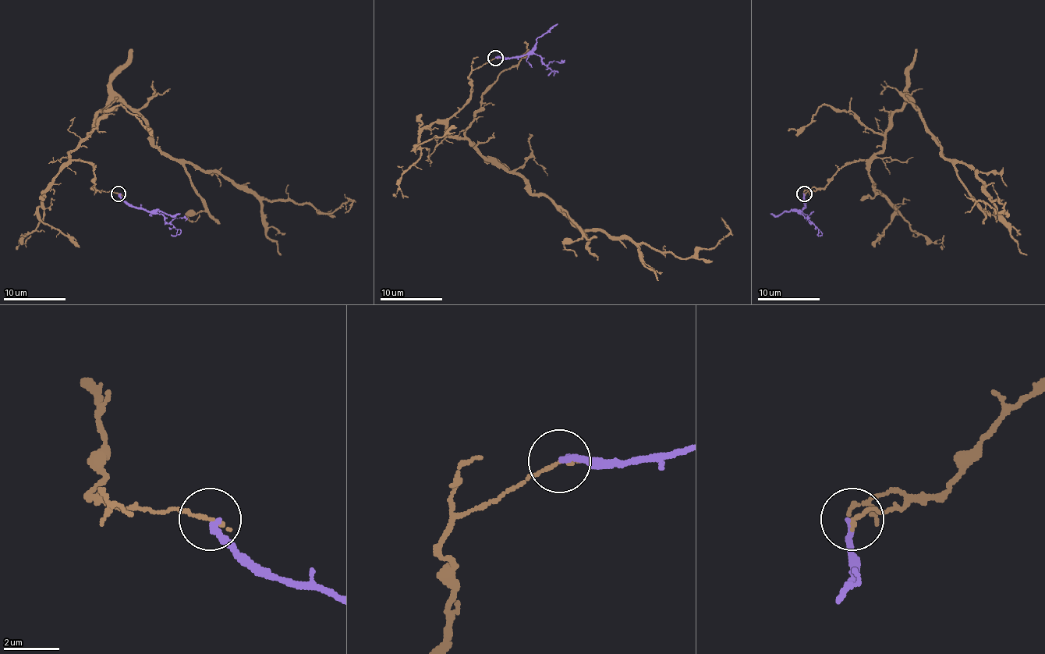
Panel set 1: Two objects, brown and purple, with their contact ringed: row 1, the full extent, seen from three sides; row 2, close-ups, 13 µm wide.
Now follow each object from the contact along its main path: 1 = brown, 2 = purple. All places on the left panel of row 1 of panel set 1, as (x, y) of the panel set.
1: (118, 193), (92, 187), (93, 167), (69, 153), (112, 101), (175, 158), (323, 214), (352, 201), (345, 212)
2: (118, 193), (132, 206), (157, 212), (181, 231), (171, 234)

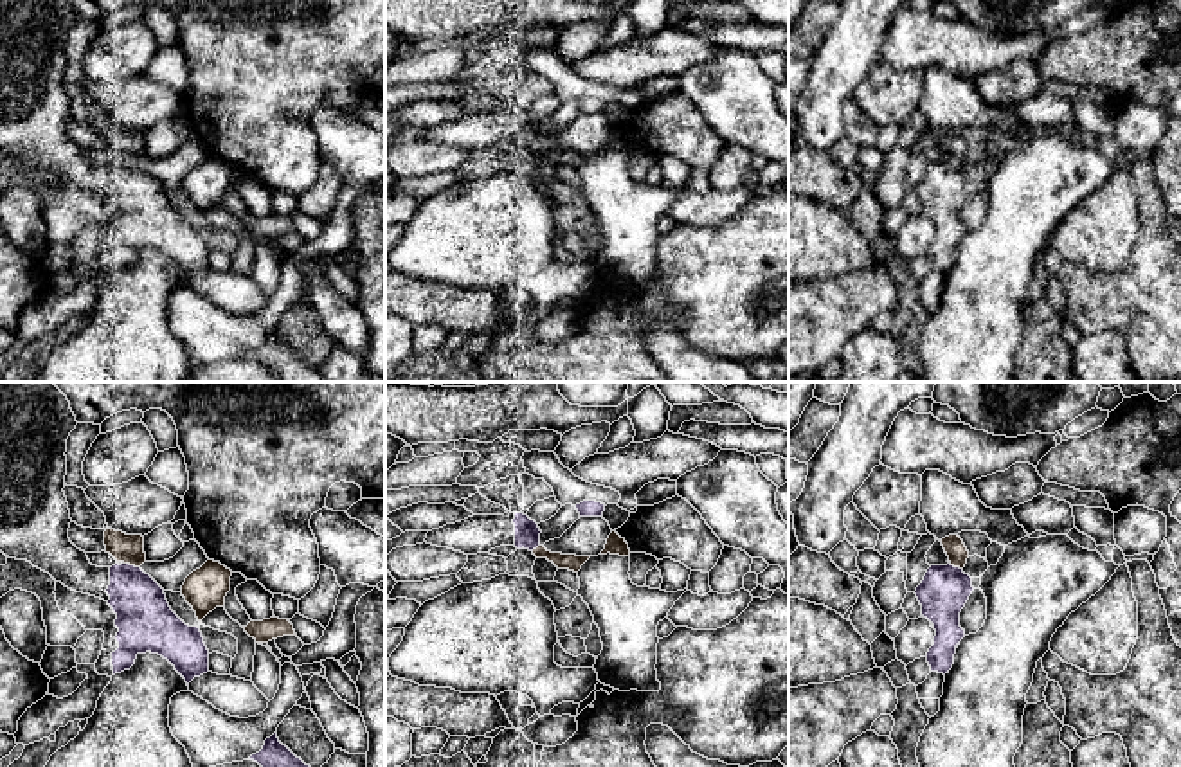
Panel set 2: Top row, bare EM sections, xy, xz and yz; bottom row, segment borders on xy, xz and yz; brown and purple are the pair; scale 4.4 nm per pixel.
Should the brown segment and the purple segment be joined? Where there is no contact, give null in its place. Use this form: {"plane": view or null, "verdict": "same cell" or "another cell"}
{"plane": "xy", "verdict": "another cell"}

